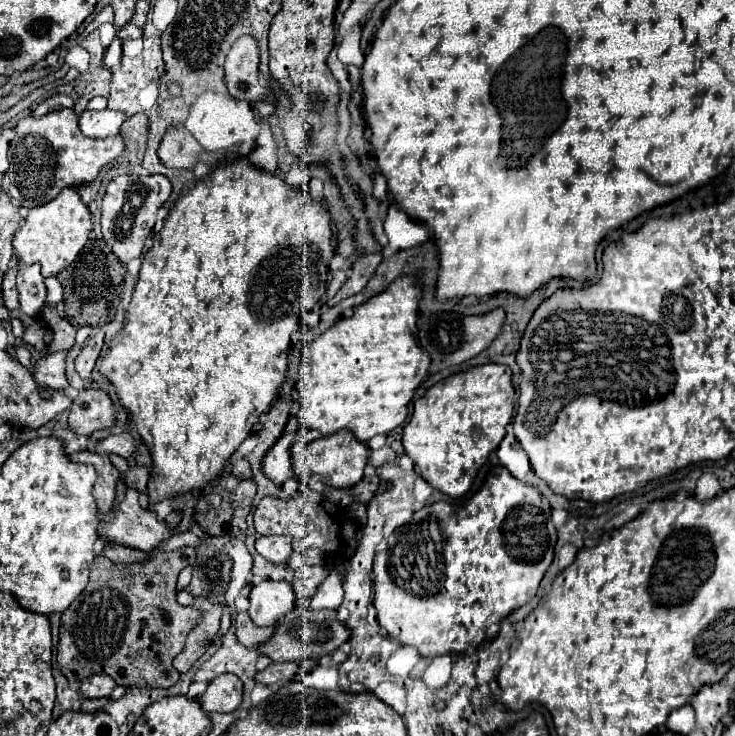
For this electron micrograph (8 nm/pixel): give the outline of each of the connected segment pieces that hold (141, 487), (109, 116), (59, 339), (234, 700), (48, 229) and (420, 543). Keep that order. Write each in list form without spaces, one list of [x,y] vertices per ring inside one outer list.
[[[131,465],[121,479],[125,481],[127,487],[133,487],[141,493],[147,493],[147,479],[149,479],[149,469],[147,467],[139,467],[139,465]]]
[[[103,109],[103,111],[83,111],[79,115],[81,131],[87,137],[111,137],[117,135],[125,121],[125,113]]]
[[[43,309],[41,311],[41,319],[47,325],[47,329],[53,333],[53,341],[47,345],[49,353],[57,353],[57,351],[67,351],[75,345],[75,327],[63,319],[57,309]]]
[[[229,673],[217,675],[213,681],[209,681],[207,691],[201,697],[201,707],[207,713],[231,713],[239,707],[243,699],[243,685],[239,677],[233,677]]]
[[[63,189],[47,205],[41,205],[29,211],[25,225],[13,237],[13,251],[21,263],[25,265],[39,263],[43,277],[51,277],[51,275],[61,273],[65,267],[69,267],[75,261],[79,251],[89,241],[91,227],[93,227],[91,213],[87,205],[81,201],[81,197],[77,195],[77,191]]]
[[[495,467],[479,493],[467,501],[437,501],[415,511],[407,525],[393,531],[387,549],[377,553],[373,563],[373,605],[379,625],[399,643],[415,647],[421,657],[461,653],[467,647],[481,647],[485,641],[495,639],[501,619],[535,597],[553,561],[557,531],[543,517],[541,493],[515,479],[505,467]]]

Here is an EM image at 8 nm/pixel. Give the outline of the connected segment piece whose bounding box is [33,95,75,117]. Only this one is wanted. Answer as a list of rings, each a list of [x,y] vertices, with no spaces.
[[[53,95],[53,97],[49,97],[49,99],[45,99],[43,103],[39,103],[37,105],[37,109],[33,111],[33,115],[35,117],[39,117],[39,115],[45,115],[45,113],[49,113],[49,111],[59,111],[59,109],[73,109],[73,99],[69,97],[69,95]]]

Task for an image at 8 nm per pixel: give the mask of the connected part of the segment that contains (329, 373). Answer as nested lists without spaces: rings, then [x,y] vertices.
[[[401,277],[397,281],[393,281],[383,293],[371,297],[369,301],[361,303],[359,307],[353,309],[353,315],[347,317],[347,319],[339,319],[331,329],[327,329],[325,333],[321,333],[315,341],[307,343],[305,345],[311,345],[311,371],[309,371],[309,377],[301,377],[301,381],[297,383],[297,391],[299,391],[299,409],[296,413],[296,417],[301,427],[306,429],[317,429],[321,431],[323,435],[333,435],[341,429],[347,429],[353,433],[353,437],[357,441],[369,441],[373,435],[379,435],[379,433],[389,433],[393,431],[395,427],[399,427],[405,419],[407,419],[407,405],[409,401],[413,399],[415,395],[415,389],[419,387],[419,383],[428,376],[429,366],[431,365],[431,358],[427,351],[423,349],[417,342],[417,297],[419,297],[419,289],[417,285],[413,285],[413,281],[409,281],[409,277]]]

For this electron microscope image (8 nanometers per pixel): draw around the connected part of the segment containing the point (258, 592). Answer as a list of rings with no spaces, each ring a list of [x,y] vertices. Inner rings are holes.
[[[261,581],[253,585],[249,595],[249,617],[257,621],[259,627],[275,625],[289,609],[295,607],[295,593],[287,581]]]

